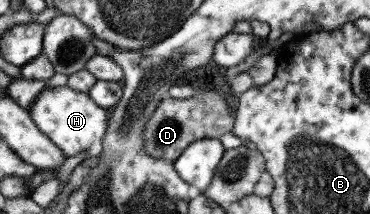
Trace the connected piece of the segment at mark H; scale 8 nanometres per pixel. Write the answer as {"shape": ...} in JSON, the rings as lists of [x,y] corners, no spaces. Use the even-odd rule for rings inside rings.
{"shape":[[[64,85],[64,87],[45,87],[36,105],[30,109],[30,113],[42,132],[54,141],[67,156],[74,157],[74,155],[88,151],[96,141],[102,142],[111,124],[110,110],[98,105],[89,93]]]}

